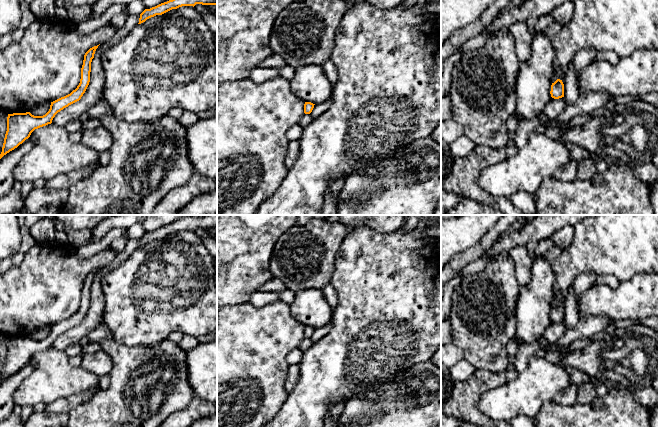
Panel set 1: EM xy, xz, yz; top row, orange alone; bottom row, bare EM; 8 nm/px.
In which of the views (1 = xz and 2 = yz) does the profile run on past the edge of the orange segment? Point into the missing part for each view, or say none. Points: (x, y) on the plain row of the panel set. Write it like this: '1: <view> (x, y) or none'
1: none
2: none

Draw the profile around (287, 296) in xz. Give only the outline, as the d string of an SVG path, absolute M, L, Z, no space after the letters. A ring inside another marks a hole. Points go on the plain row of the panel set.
M286 289L278 294L281 301L290 305L295 300L295 292L291 291L290 289Z

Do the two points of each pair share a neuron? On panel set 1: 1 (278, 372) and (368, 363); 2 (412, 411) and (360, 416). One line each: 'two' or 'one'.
1: two
2: one

